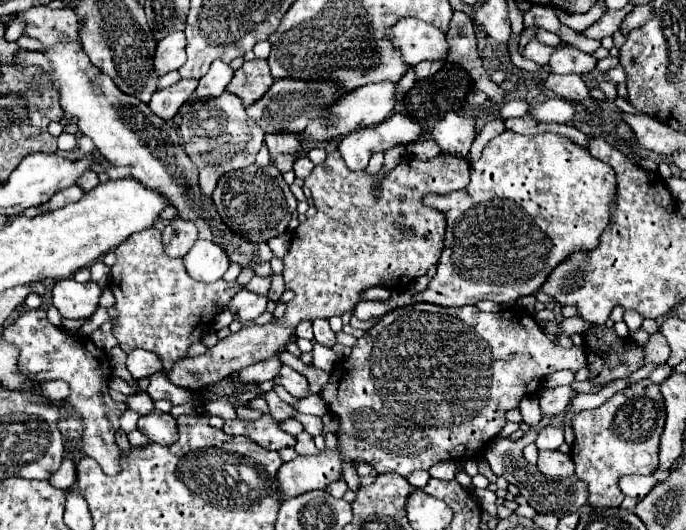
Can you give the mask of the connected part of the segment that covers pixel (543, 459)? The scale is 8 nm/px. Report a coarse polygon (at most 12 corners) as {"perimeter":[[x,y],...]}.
{"perimeter":[[560,450],[538,454],[538,470],[550,478],[574,474],[574,462]]}

